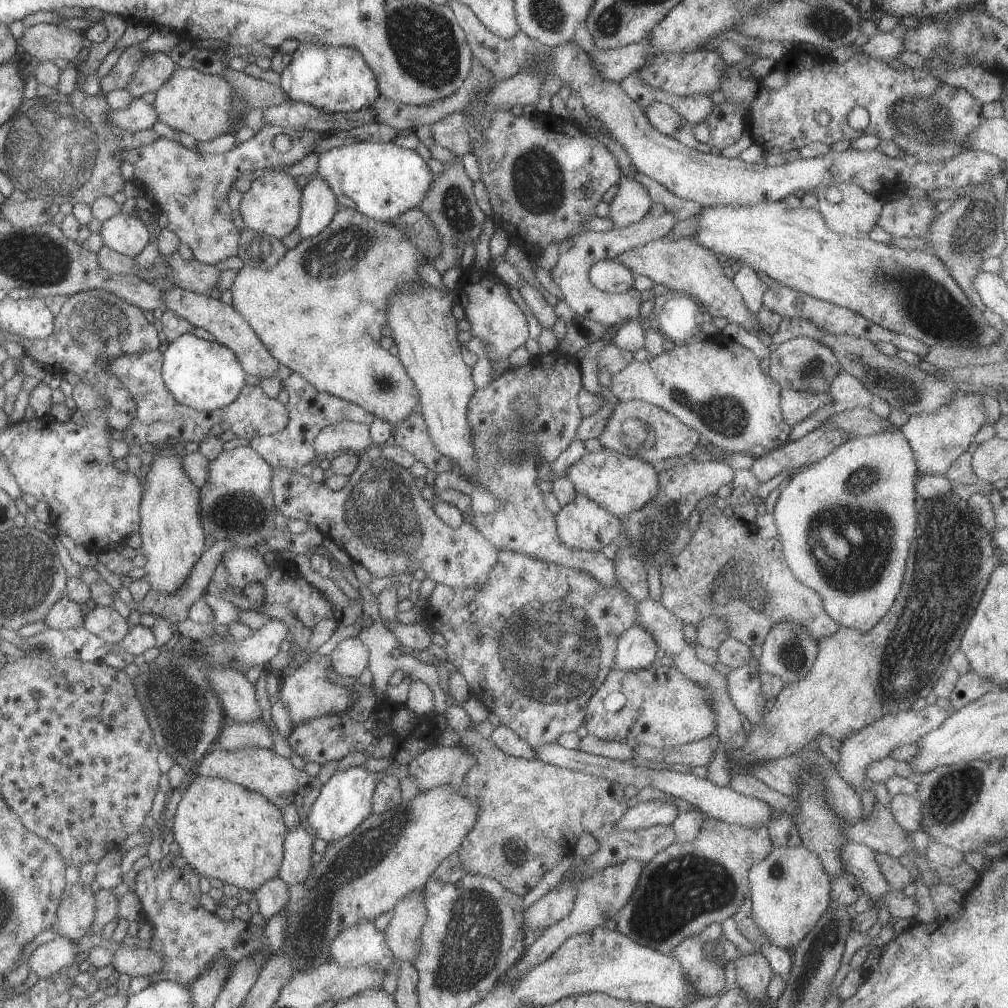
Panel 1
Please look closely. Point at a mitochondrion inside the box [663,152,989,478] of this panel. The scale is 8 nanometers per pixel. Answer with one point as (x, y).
(931, 305)

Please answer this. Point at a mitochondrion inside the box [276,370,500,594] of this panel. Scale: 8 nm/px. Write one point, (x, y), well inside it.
(381, 511)

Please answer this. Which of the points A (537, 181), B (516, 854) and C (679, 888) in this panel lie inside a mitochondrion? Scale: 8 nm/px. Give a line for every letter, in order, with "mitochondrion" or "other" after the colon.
A: mitochondrion
B: mitochondrion
C: mitochondrion

